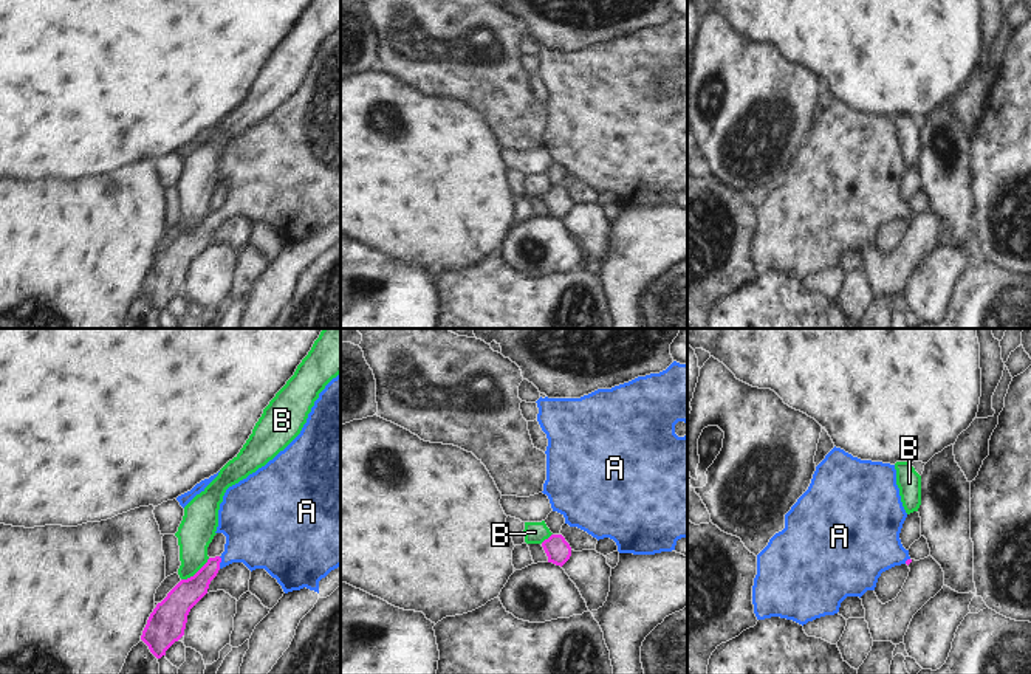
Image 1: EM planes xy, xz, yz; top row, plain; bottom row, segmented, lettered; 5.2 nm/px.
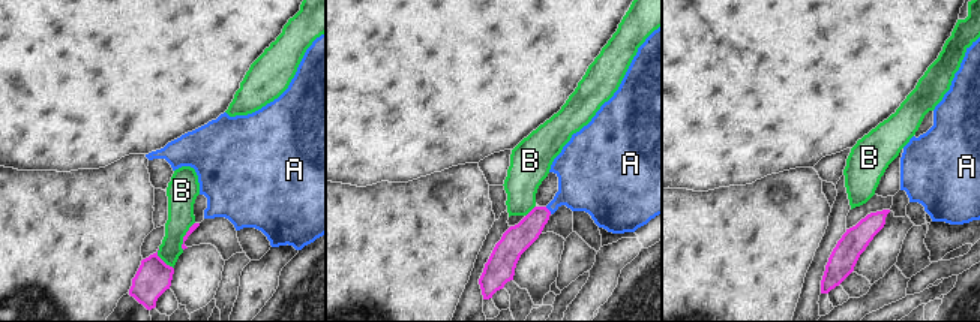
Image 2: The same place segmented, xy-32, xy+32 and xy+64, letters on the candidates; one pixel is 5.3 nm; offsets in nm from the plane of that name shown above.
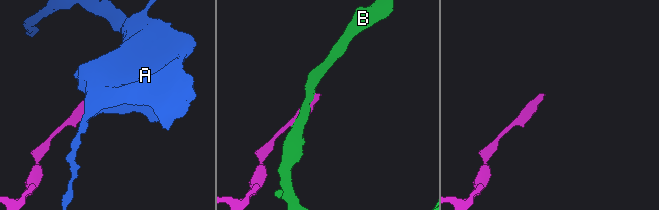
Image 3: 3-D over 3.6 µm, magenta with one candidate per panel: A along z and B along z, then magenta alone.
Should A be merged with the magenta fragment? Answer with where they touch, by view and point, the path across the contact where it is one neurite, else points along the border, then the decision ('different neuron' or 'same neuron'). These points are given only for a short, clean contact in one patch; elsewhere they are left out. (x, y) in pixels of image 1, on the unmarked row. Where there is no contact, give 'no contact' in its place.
xy (220, 214) | across xy (186, 247), (220, 214), (259, 186) | same neuron

